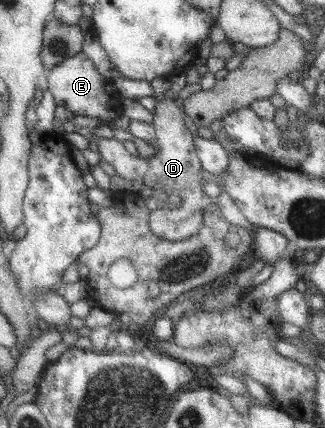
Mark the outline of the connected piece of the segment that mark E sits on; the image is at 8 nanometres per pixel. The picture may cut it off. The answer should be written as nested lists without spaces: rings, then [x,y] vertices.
[[[83,52],[66,58],[58,66],[48,69],[49,86],[46,88],[52,94],[54,104],[63,106],[77,116],[95,118],[101,122],[114,120],[121,114],[121,96],[115,90],[111,79],[97,72],[95,65]]]

